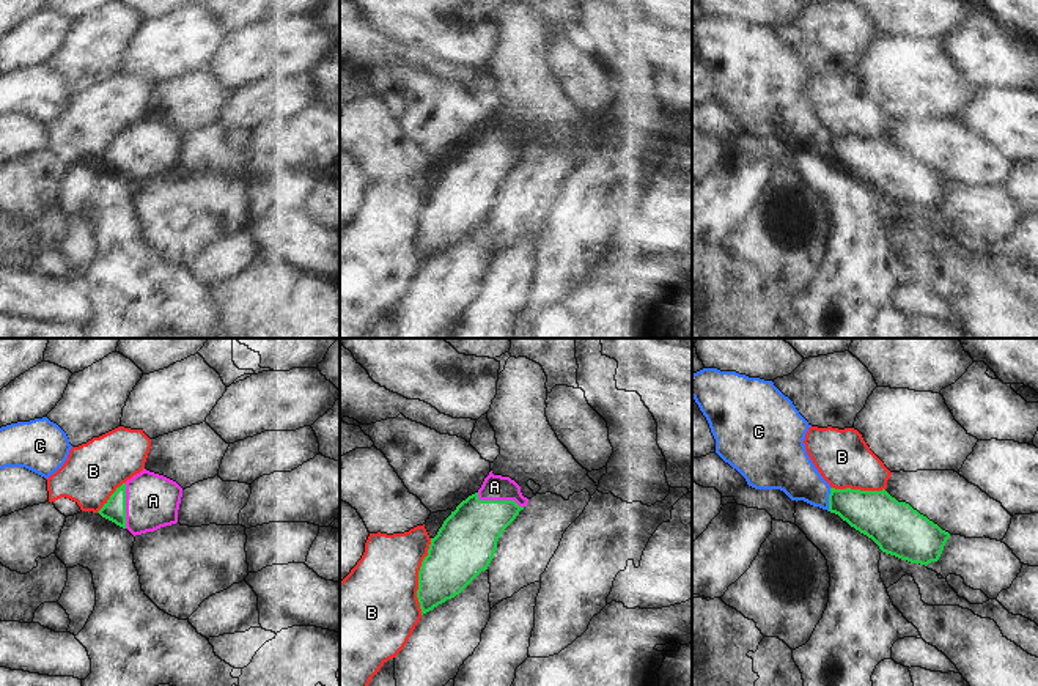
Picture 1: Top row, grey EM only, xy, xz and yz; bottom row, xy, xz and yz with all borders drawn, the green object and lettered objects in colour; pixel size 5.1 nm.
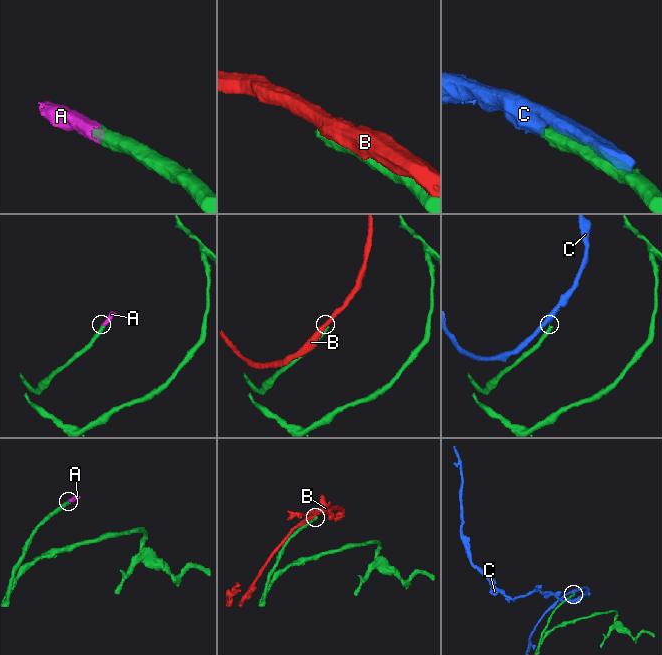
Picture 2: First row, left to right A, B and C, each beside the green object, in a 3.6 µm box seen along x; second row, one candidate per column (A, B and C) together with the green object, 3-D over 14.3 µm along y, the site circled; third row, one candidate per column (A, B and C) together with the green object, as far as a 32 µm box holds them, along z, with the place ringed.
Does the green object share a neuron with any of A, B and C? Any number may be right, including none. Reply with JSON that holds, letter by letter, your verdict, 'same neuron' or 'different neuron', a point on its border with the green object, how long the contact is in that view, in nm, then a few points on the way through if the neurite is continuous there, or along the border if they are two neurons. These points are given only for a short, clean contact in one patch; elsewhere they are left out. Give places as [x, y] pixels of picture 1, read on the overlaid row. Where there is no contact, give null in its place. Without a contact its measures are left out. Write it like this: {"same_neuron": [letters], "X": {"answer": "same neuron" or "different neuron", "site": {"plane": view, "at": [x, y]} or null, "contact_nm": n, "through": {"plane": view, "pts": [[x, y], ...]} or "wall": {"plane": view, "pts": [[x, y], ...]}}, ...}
{"same_neuron": ["A"], "A": {"answer": "same neuron", "site": {"plane": "xz", "at": [499, 501]}, "contact_nm": 260, "through": {"plane": "xz", "pts": [[467, 538], [477, 523], [499, 501], [494, 486]]}}, "B": {"answer": "different neuron", "site": {"plane": "xz", "at": [419, 576]}, "contact_nm": 400}, "C": {"answer": "different neuron", "site": {"plane": "yz", "at": [829, 499]}, "contact_nm": 120, "wall": {"plane": "yz", "pts": [[831, 488], [828, 510]]}}}

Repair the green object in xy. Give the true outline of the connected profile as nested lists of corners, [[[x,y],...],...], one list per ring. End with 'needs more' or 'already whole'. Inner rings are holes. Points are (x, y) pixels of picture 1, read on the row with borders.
[[[143,469],[123,483],[98,511],[134,537],[178,522],[182,488]]] | needs more

